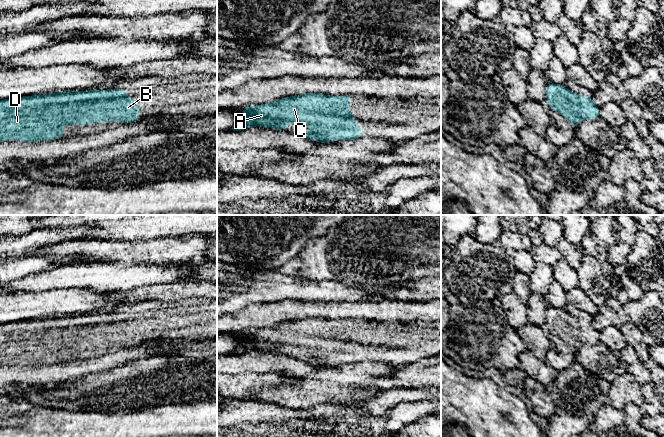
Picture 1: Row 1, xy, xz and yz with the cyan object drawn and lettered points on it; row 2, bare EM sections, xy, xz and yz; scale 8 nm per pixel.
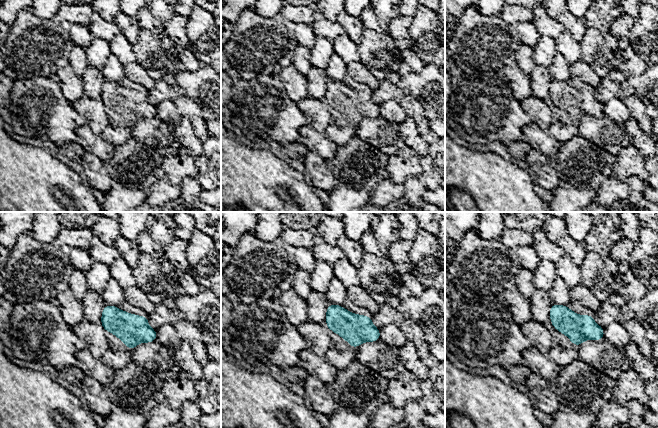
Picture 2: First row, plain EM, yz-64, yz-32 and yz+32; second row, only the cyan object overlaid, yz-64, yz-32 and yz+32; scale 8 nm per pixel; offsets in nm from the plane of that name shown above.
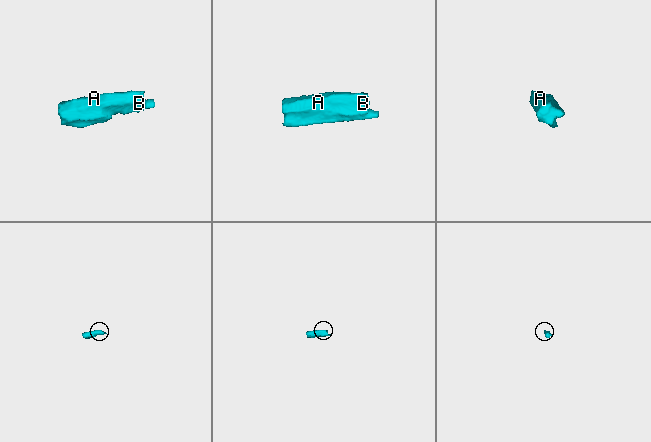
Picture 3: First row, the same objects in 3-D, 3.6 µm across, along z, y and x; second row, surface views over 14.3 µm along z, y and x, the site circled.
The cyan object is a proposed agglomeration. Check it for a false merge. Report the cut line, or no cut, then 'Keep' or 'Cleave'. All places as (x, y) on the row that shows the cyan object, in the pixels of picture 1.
No split. Keep

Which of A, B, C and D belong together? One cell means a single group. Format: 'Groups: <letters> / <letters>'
Groups: A B C D

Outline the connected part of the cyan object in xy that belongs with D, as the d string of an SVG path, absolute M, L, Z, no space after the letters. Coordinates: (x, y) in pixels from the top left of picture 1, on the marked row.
M125 88L108 90L65 91L63 93L23 96L0 100L0 142L16 140L20 142L39 142L66 138L61 128L65 125L87 125L118 121L120 124L136 122L141 117L137 101L125 94Z

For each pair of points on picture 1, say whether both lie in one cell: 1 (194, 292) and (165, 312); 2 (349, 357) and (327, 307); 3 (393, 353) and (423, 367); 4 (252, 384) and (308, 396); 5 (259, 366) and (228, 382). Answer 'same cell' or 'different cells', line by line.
1: different cells
2: different cells
3: different cells
4: different cells
5: different cells

